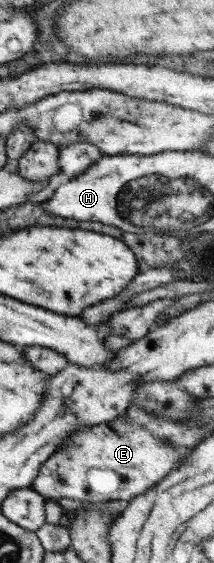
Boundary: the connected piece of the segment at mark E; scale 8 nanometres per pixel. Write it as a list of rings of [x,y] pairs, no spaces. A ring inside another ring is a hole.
[[[126,413],[115,419],[114,425],[118,429],[112,429],[108,423],[102,423],[98,426],[91,426],[84,433],[72,435],[66,445],[63,445],[58,451],[53,452],[34,476],[31,488],[36,490],[44,499],[57,500],[61,497],[78,499],[81,501],[98,502],[117,499],[123,504],[130,501],[135,495],[140,495],[149,490],[157,481],[160,481],[171,469],[178,468],[188,457],[190,450],[188,447],[177,447],[171,443],[165,443],[150,434],[148,430],[140,430],[136,424],[126,420]]]

